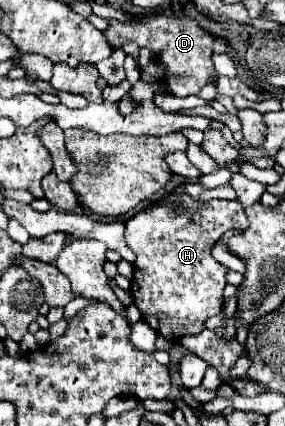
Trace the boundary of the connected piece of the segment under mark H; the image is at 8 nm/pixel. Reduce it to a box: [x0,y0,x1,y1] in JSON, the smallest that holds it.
[126,199,248,341]

